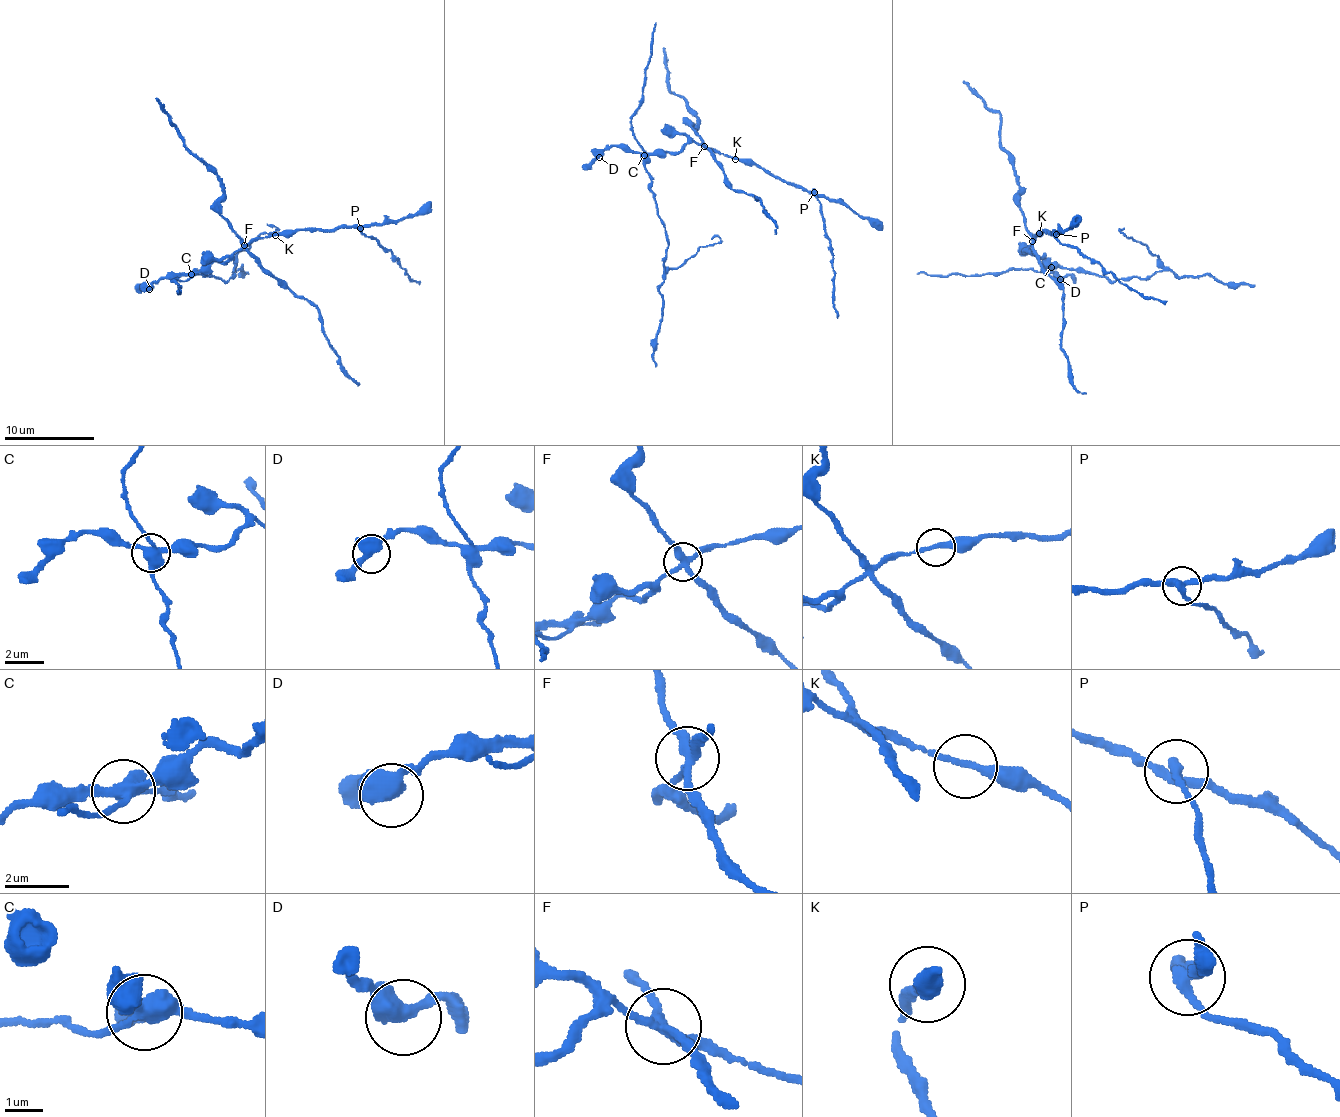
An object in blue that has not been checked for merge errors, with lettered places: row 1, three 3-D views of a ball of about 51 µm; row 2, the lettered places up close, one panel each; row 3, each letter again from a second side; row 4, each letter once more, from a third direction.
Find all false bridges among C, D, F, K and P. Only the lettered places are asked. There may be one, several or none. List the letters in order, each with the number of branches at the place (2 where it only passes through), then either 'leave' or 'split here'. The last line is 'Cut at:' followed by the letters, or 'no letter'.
C: branches 4; split here
D: branches 3; leave
F: branches 4; split here
K: branches 2; leave
P: branches 3; split here
Cut at: C, F, P

